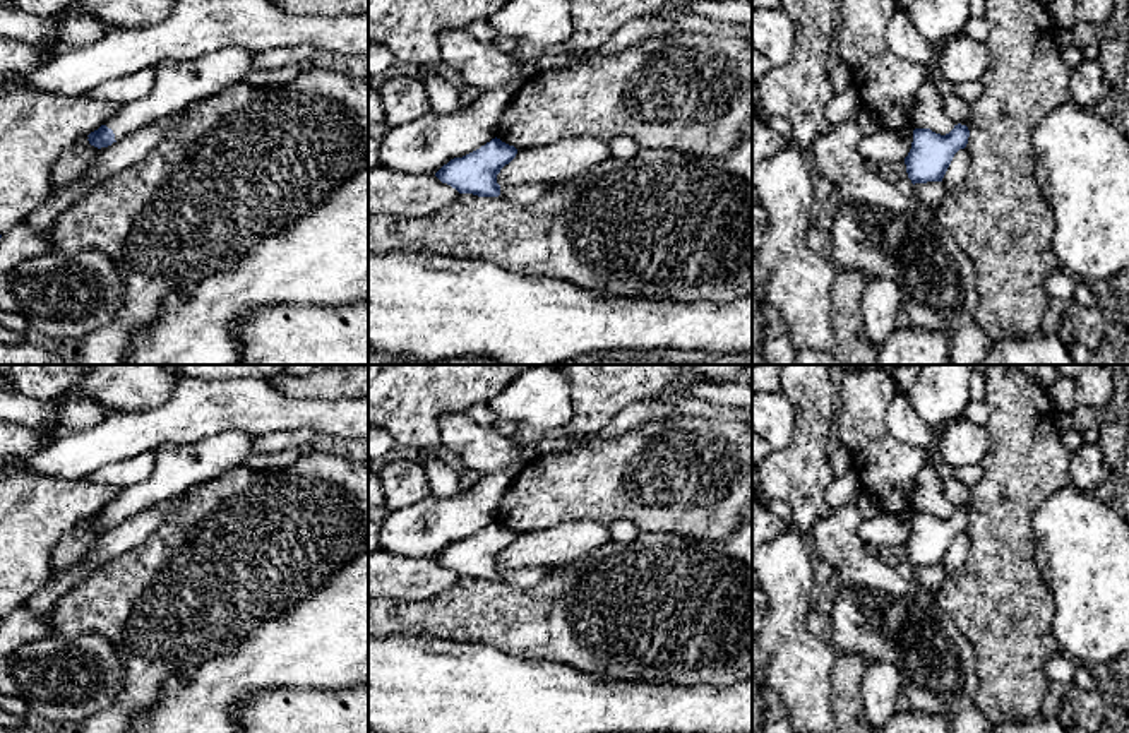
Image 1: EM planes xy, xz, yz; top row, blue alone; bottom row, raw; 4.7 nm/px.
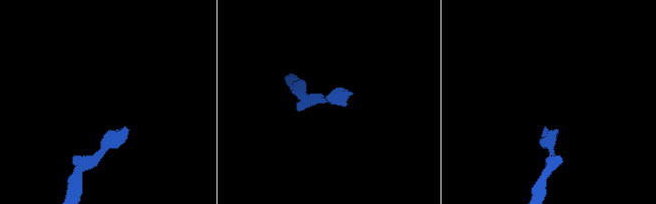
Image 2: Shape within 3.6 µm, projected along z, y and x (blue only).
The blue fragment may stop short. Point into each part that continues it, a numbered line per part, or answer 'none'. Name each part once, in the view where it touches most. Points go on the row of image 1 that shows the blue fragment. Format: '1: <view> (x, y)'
1: xy (177, 84)

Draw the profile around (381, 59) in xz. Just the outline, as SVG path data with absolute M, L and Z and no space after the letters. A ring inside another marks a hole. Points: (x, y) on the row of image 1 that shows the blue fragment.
M368 45L368 77L385 72L396 62L389 48Z

